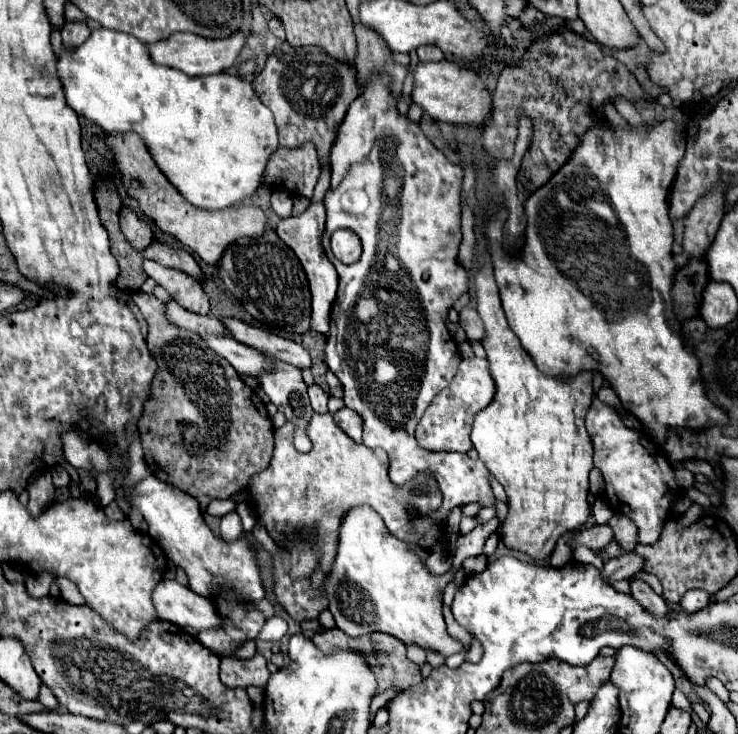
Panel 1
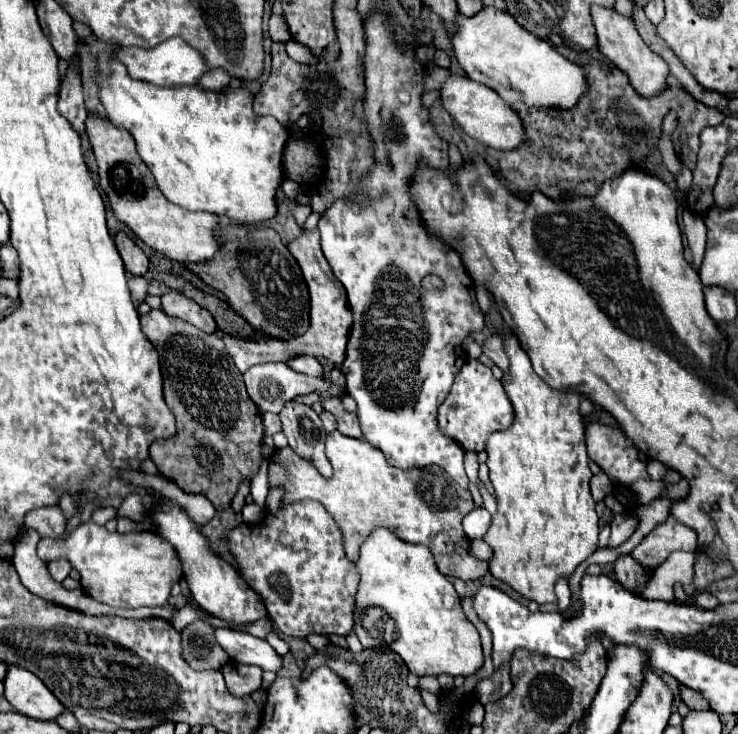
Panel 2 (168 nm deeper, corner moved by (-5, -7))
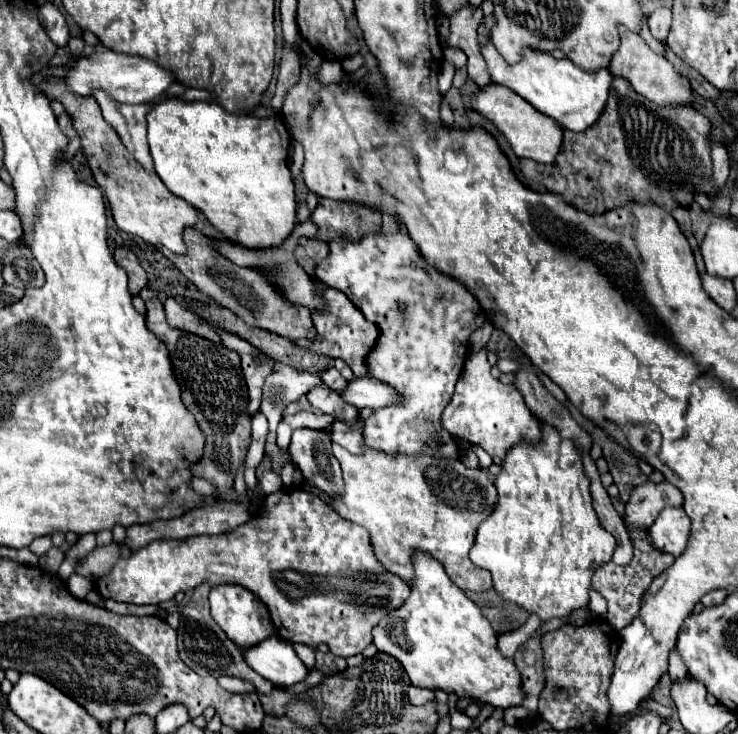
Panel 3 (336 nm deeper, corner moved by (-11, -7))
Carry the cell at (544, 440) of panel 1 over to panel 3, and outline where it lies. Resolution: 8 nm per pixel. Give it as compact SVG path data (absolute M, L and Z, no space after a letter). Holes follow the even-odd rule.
M542 426L540 444L518 444L510 448L494 484L498 488L498 506L480 524L476 542L470 550L470 560L492 574L494 590L502 596L502 600L536 614L542 622L548 622L550 618L568 618L574 610L586 608L592 574L596 568L612 560L616 540L610 532L604 532L596 512L592 510L590 484L588 478L584 478L576 446L556 438L548 426Z

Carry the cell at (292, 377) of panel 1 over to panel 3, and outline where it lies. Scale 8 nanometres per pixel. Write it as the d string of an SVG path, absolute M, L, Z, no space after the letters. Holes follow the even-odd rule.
M298 428L288 448L292 462L302 470L304 478L328 498L336 500L344 494L342 470L332 454L332 440L324 430Z

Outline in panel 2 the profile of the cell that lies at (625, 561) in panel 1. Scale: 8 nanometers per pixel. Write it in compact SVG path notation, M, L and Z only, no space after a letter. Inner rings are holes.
M672 516L660 526L656 526L634 550L632 558L644 566L644 568L658 568L666 556L674 550L684 550L684 552L696 552L698 548L698 538L696 532Z

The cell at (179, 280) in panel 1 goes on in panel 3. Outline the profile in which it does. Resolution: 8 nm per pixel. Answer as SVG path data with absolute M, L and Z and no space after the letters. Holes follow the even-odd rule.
M168 298L164 302L164 308L166 308L166 320L172 328L208 338L210 342L220 342L220 336L210 326L204 326L204 322L200 322L200 318L196 318L190 310L184 310L174 298Z

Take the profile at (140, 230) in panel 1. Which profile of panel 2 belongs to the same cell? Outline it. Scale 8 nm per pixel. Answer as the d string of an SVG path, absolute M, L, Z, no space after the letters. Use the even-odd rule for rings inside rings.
M118 232L114 236L114 242L116 242L116 248L118 248L118 252L124 260L124 266L130 274L142 276L148 272L148 256L126 232Z

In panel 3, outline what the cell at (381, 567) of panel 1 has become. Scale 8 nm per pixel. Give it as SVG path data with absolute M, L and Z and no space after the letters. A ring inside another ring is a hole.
M416 552L412 556L416 578L410 582L410 598L398 610L392 610L384 622L376 626L374 644L380 652L394 656L406 670L412 686L428 690L444 690L446 694L456 694L458 698L470 698L478 704L490 704L494 708L506 710L510 706L520 706L524 700L520 672L516 670L512 658L506 658L498 650L498 638L488 618L480 608L446 576L440 562L428 558L428 554Z

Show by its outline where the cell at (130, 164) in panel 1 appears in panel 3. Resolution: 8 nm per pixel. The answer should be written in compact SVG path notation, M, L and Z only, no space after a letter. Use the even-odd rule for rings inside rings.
M42 82L38 84L38 88L46 98L62 102L66 112L70 114L74 130L80 136L82 152L90 164L90 170L98 188L102 188L102 192L106 194L116 226L122 232L134 234L152 246L162 244L174 254L184 254L182 232L186 226L196 224L198 220L196 210L186 200L180 200L178 196L168 192L168 188L158 176L150 176L148 172L142 170L140 164L134 162L134 158L120 142L116 130L102 118L100 106L92 96L90 98L78 96L72 90L68 90L68 86L64 86L62 82L56 82L56 84Z

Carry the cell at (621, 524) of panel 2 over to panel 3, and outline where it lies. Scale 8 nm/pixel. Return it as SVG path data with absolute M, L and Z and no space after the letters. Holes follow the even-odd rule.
M644 482L636 486L626 504L626 518L632 526L652 526L662 508L682 506L682 494L676 486L668 482Z

